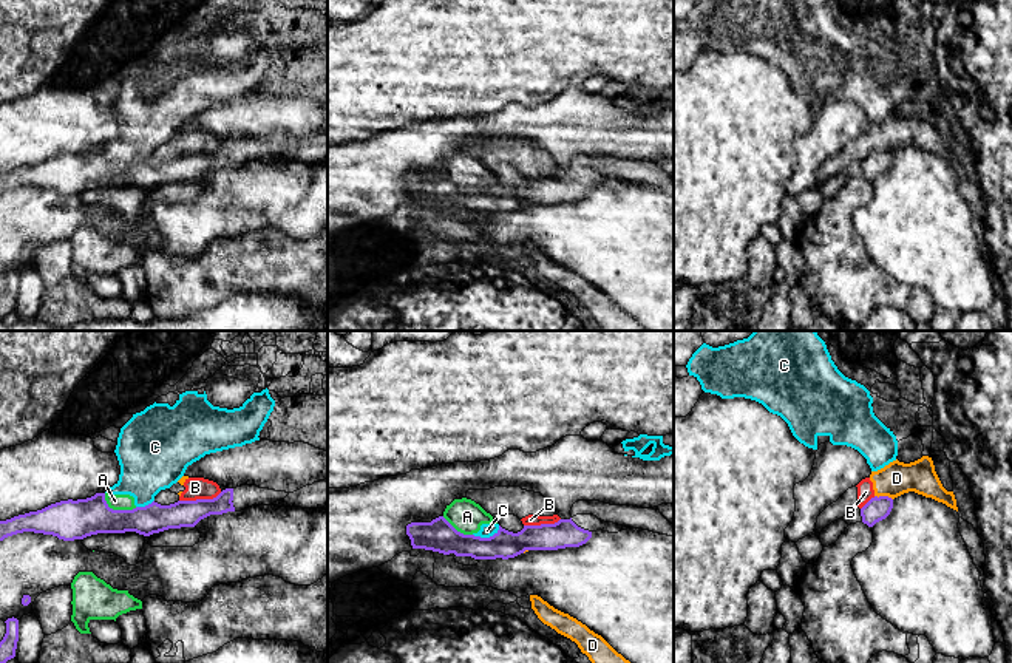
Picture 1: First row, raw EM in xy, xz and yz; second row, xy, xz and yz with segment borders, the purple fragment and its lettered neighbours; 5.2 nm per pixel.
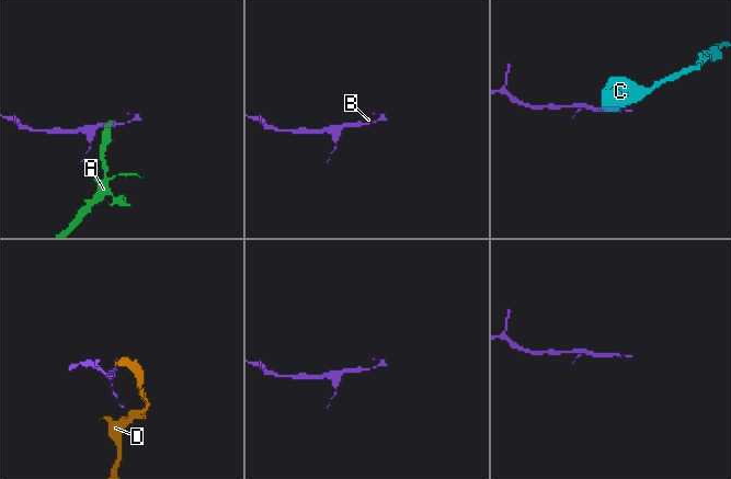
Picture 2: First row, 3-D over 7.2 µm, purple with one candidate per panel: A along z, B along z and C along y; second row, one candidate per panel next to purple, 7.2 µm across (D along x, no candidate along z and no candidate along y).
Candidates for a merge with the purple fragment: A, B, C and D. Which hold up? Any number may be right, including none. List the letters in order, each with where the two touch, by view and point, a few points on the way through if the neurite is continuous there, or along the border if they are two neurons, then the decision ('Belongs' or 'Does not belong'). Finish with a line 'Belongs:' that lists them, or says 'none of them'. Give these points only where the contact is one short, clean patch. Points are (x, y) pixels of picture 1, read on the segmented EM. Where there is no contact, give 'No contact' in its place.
A: Touches purple at xy (116, 510). Boundary: xy (104, 493), (105, 503), (113, 509), (136, 507). Does not belong
B: Touches purple at xy (200, 499). Boundary: xy (221, 492), (212, 498), (179, 501). Does not belong
C: Touches purple at xz (487, 538). Boundary: xz (499, 526), (489, 537), (473, 535). Does not belong
D: Touches purple at yz (884, 496). Boundary: yz (875, 495), (892, 499). Does not belong
Belongs: none of them

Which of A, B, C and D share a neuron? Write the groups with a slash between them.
A C / B D

